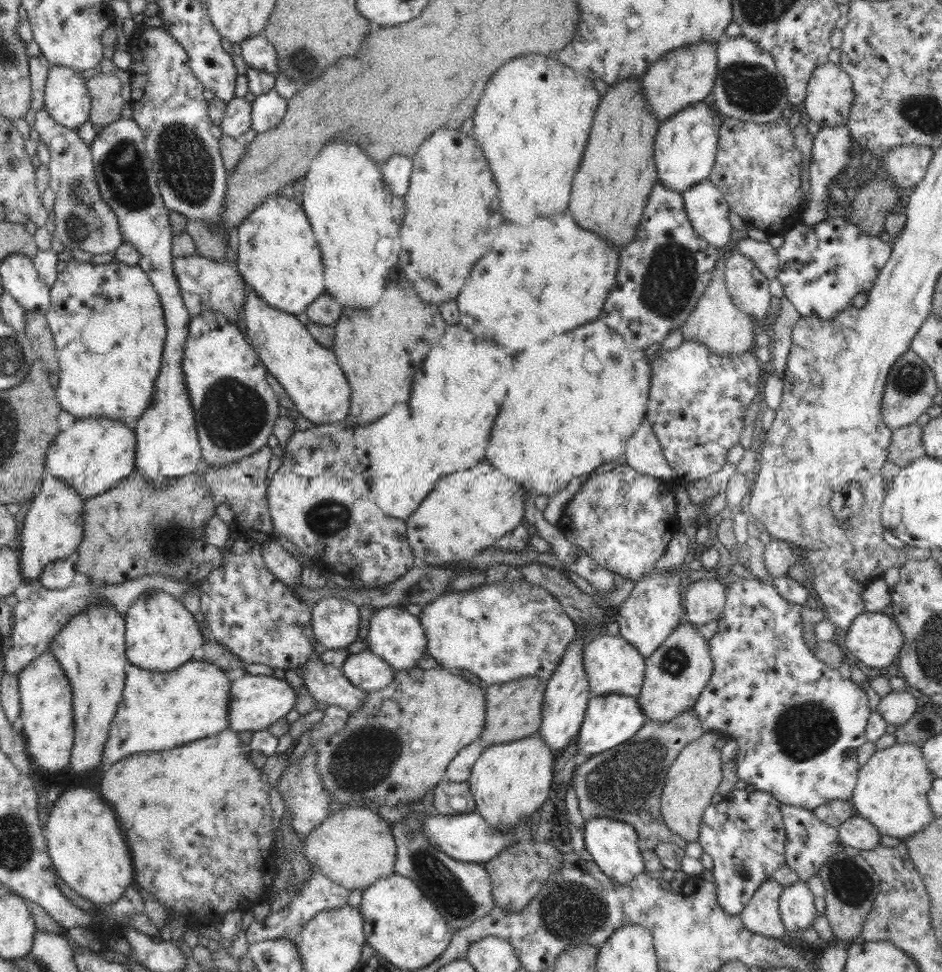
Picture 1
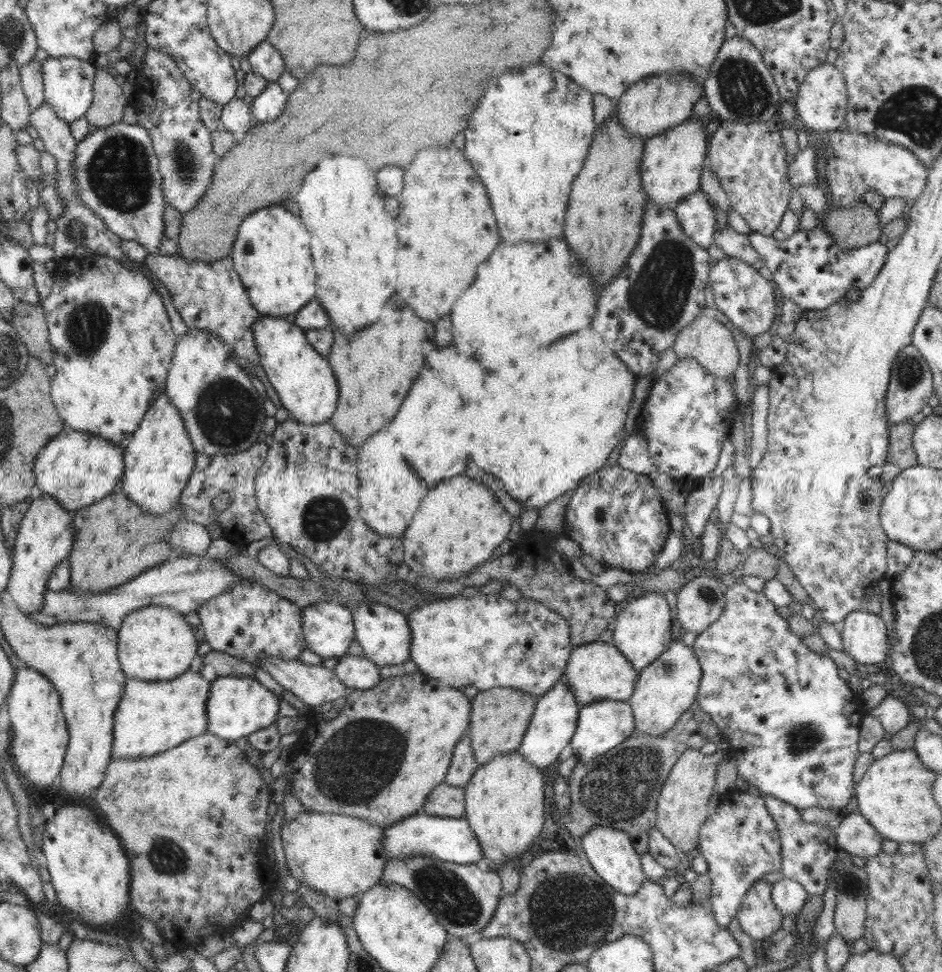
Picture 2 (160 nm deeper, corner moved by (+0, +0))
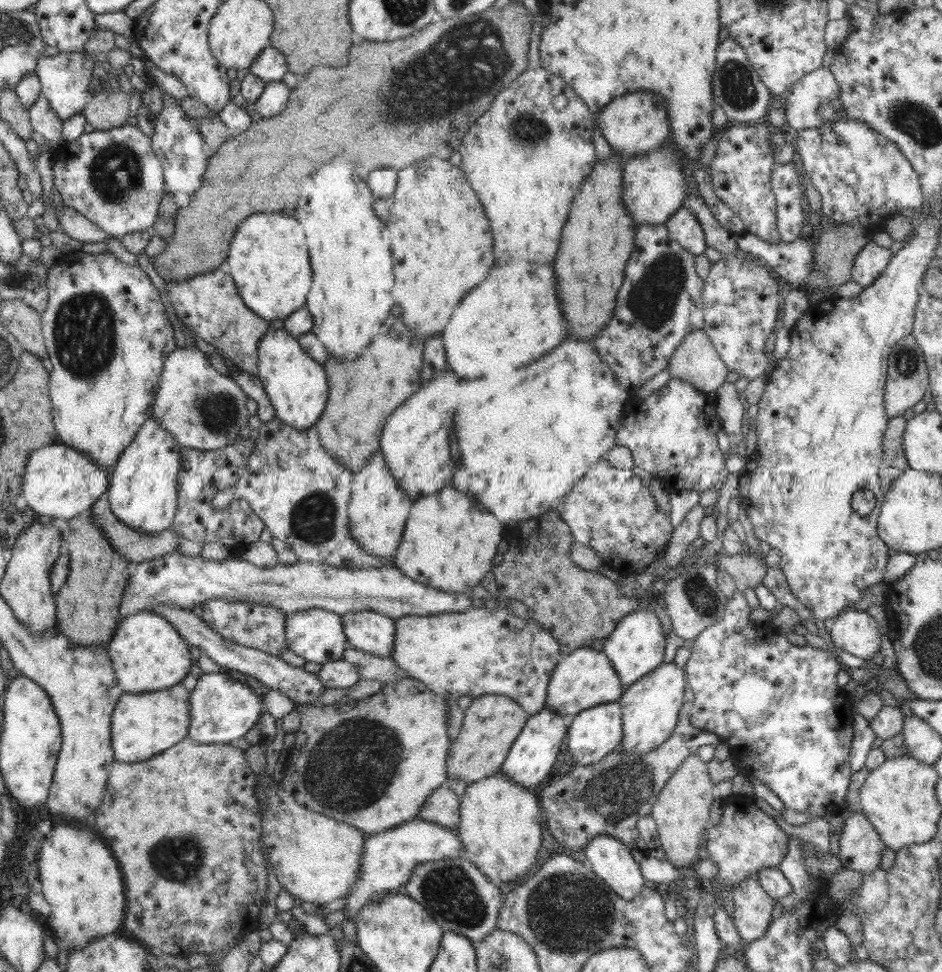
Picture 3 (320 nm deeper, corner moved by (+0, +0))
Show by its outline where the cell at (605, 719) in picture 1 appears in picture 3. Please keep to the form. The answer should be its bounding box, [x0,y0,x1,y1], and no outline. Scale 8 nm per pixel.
[567,702,623,765]

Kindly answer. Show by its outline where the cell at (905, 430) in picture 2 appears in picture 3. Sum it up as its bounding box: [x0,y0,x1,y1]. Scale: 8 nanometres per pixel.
[882,416,910,471]

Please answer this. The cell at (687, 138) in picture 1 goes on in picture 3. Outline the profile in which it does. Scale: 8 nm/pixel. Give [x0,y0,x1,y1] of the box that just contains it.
[622,146,690,228]

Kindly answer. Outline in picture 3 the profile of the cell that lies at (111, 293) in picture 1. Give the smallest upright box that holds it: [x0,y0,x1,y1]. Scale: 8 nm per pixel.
[41,250,176,471]

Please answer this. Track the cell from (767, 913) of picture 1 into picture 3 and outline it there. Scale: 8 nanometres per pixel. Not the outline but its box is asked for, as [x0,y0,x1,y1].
[732,877,776,944]

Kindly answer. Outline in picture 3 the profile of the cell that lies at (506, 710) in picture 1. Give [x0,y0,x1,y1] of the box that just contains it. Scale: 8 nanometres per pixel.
[446,694,529,785]

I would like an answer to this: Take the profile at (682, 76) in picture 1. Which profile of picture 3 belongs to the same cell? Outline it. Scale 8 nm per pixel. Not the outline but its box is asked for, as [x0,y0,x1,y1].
[595,90,671,157]

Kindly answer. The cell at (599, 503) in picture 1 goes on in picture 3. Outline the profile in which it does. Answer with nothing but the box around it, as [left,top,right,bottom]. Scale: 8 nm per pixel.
[555,458,674,577]

